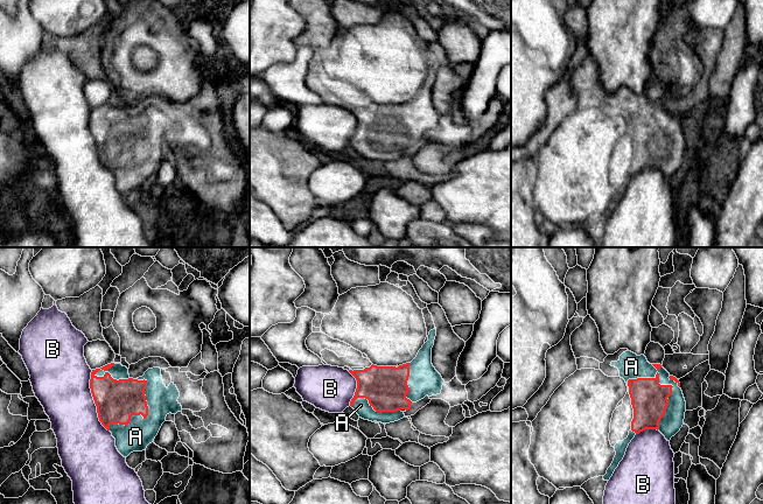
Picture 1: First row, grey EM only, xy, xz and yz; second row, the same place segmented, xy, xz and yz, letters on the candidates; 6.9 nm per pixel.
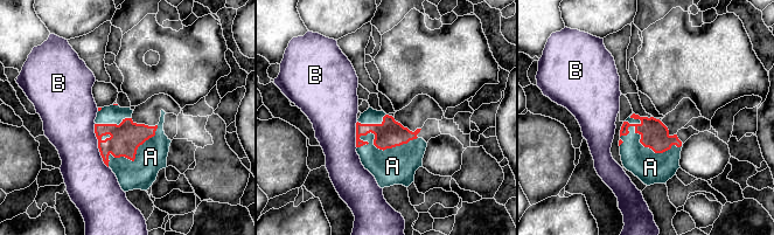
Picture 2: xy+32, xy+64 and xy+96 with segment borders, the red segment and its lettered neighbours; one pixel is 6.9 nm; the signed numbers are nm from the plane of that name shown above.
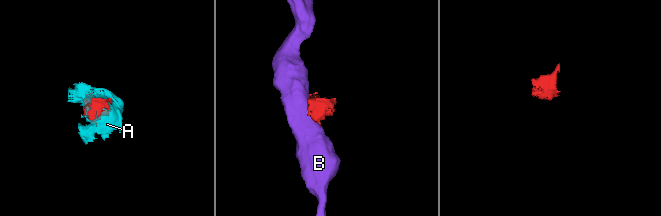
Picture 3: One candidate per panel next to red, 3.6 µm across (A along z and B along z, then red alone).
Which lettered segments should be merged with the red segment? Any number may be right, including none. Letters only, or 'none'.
A

